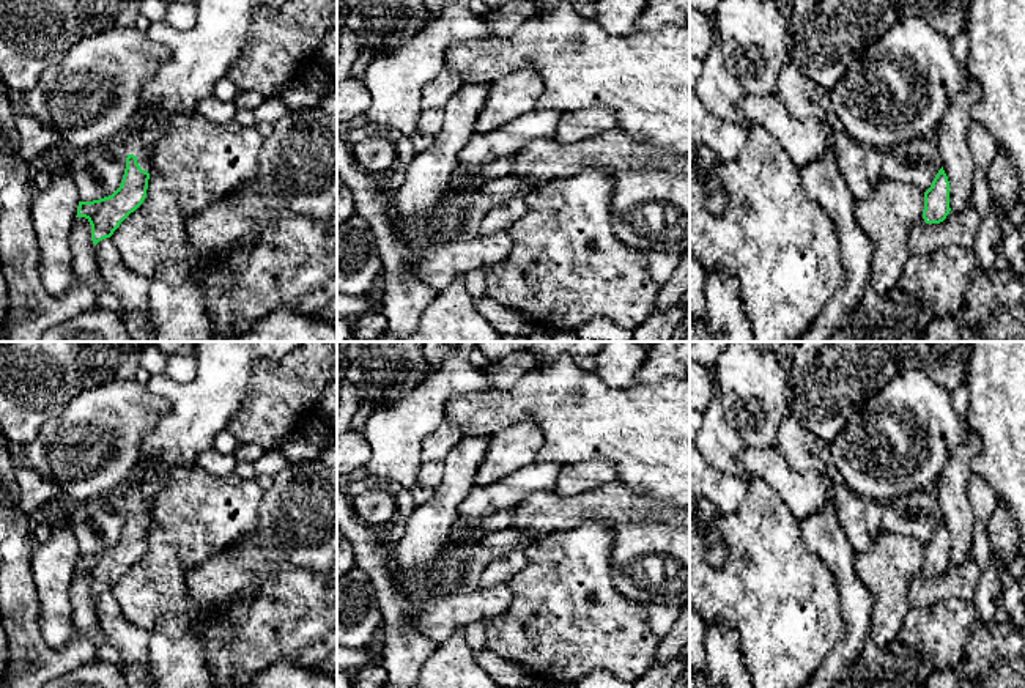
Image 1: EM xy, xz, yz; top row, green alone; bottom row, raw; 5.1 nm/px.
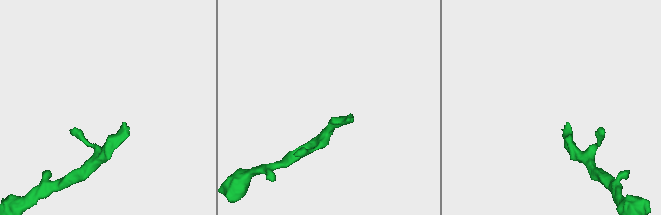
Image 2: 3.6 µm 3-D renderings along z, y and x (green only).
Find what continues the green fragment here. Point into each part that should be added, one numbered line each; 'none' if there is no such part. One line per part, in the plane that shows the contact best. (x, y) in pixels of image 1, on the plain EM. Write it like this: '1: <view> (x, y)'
1: xy (133, 495)

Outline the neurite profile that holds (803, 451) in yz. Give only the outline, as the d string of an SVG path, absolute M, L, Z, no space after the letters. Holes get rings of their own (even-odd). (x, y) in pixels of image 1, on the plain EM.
M790 414L779 425L775 450L798 472L827 472L833 464L830 442L806 430Z

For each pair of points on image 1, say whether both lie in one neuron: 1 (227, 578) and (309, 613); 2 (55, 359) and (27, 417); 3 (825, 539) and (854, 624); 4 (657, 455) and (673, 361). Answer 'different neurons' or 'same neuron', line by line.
1: different neurons
2: same neuron
3: same neuron
4: different neurons

